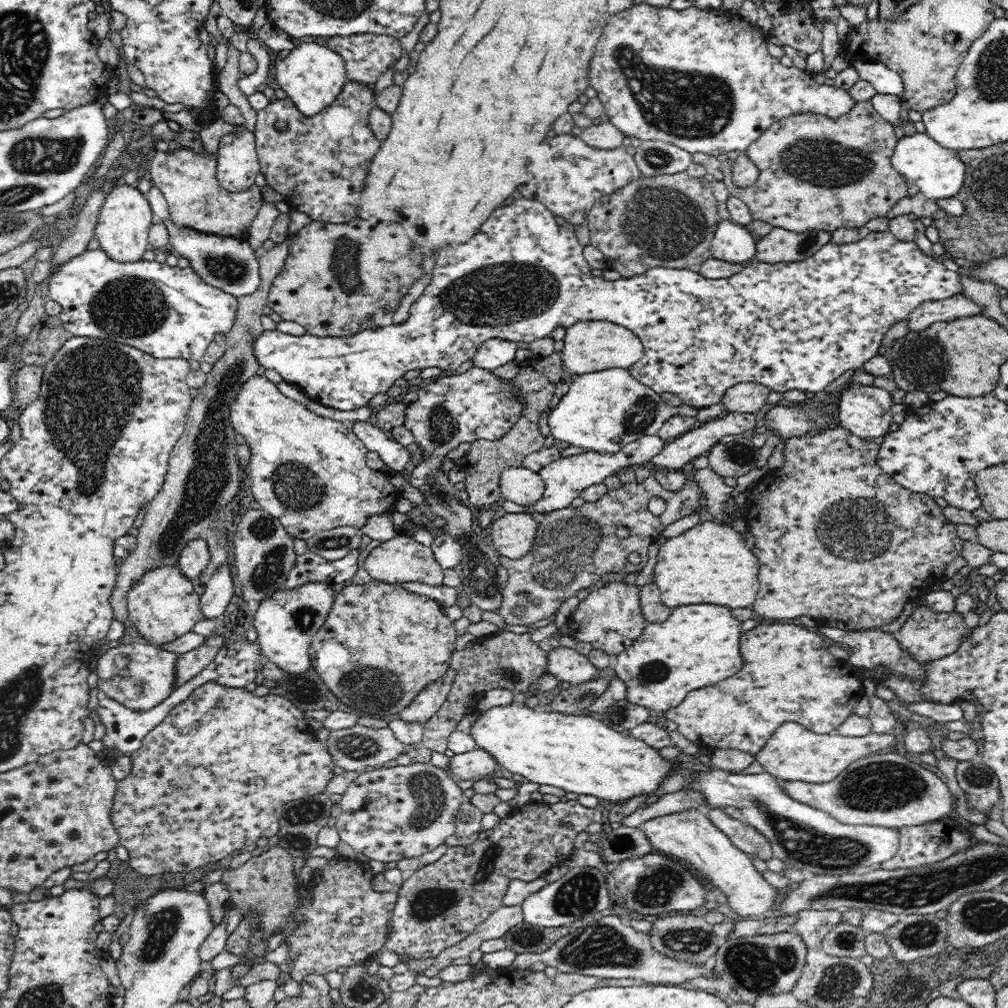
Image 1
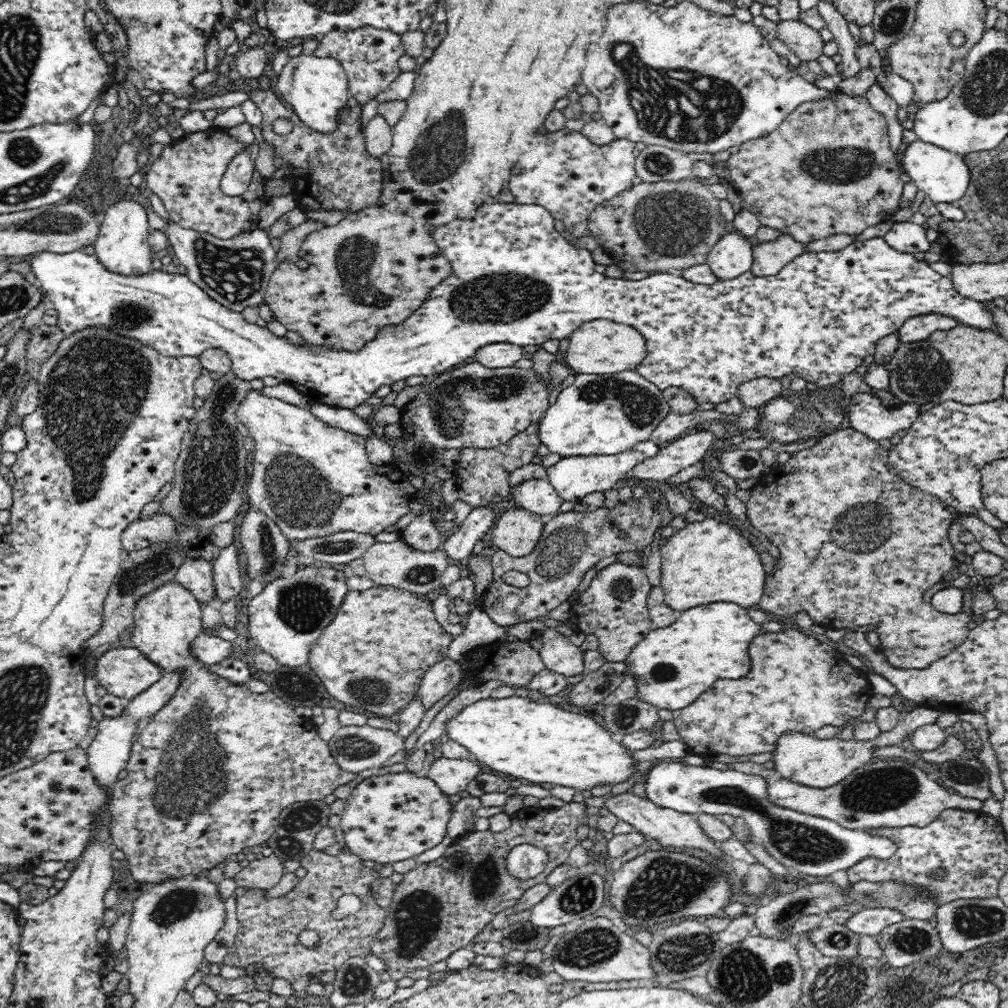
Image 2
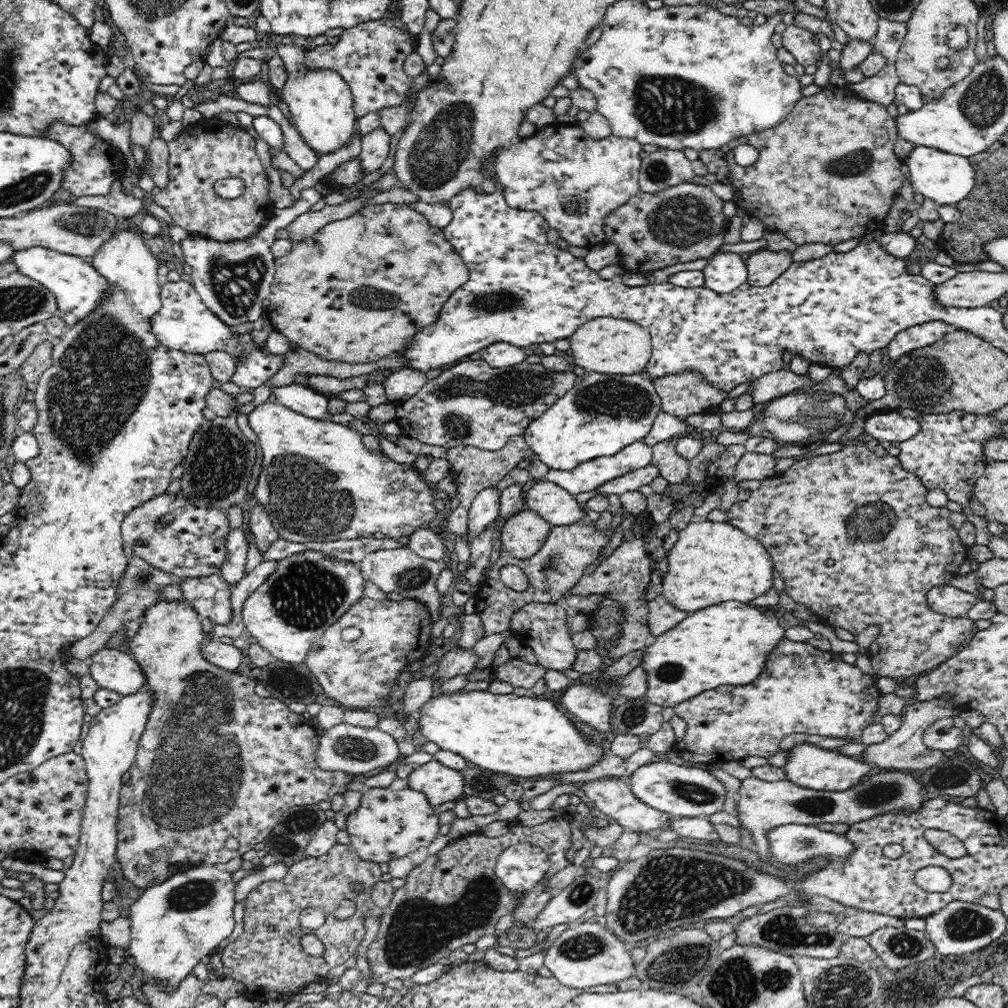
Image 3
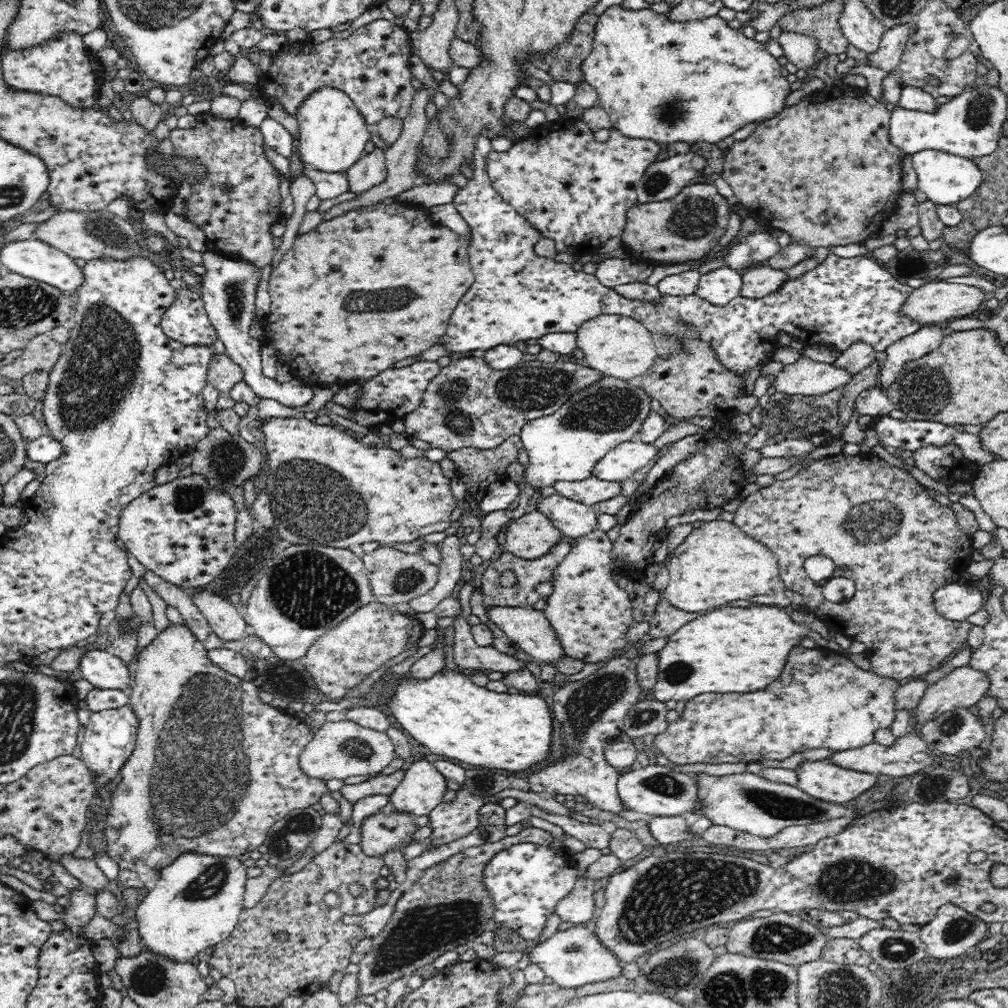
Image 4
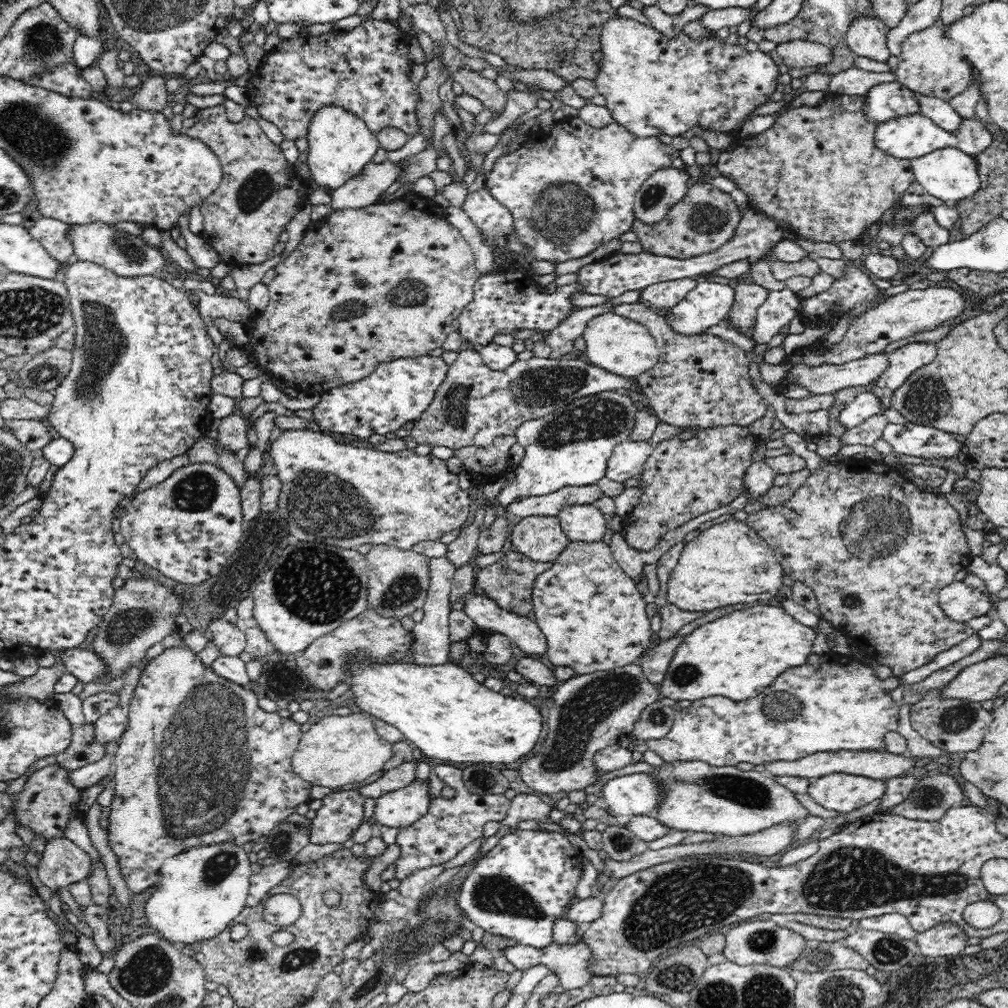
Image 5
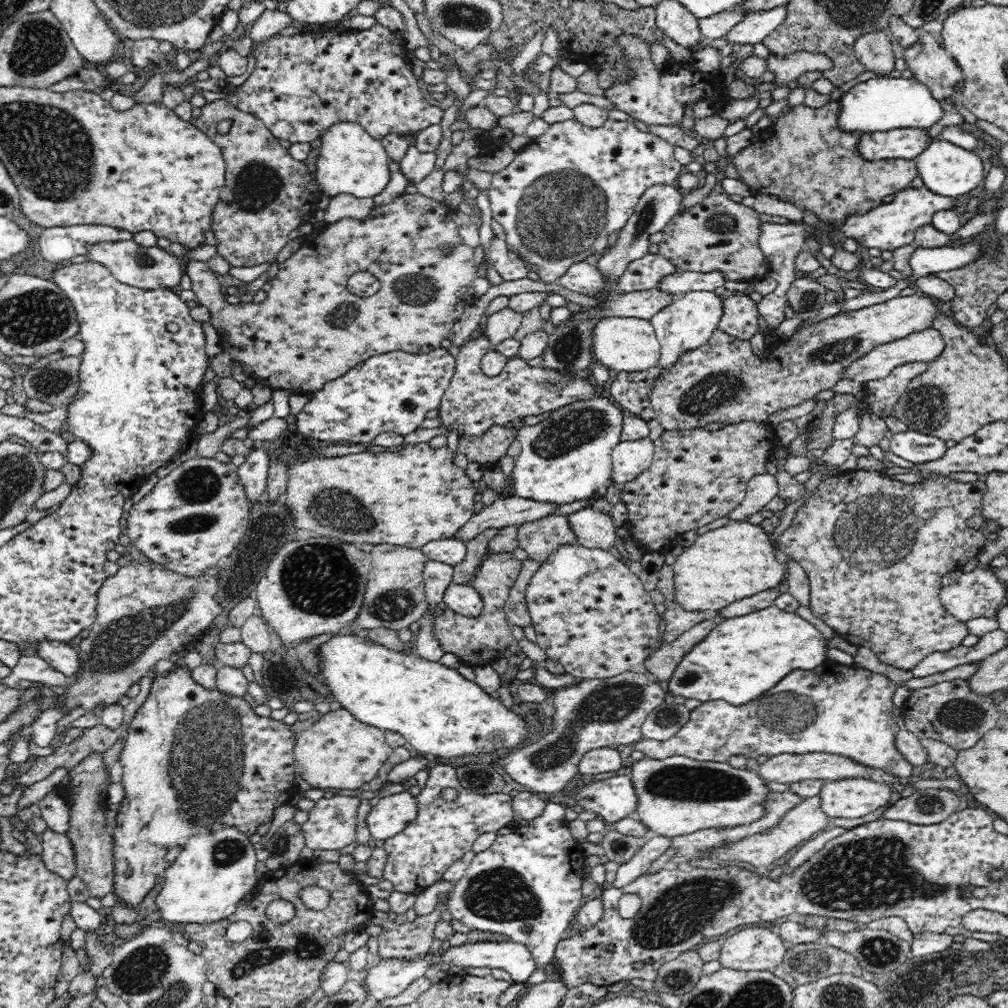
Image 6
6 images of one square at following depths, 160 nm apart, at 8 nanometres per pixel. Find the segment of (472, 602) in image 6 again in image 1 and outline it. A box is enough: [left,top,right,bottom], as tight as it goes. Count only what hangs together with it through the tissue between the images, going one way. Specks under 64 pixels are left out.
[546,645,599,685]

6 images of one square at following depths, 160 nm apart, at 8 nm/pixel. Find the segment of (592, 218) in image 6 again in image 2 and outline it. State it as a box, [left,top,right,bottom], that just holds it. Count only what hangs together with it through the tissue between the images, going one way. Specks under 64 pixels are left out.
[509,128,641,239]

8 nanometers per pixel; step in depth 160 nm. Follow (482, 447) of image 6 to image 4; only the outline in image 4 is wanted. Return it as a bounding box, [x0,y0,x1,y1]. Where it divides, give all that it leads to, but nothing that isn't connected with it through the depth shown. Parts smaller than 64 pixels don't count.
[447,435,522,506]

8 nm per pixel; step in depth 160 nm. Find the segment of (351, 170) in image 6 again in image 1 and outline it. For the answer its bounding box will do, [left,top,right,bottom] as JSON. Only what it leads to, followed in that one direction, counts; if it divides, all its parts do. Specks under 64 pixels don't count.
[273,42,350,116]

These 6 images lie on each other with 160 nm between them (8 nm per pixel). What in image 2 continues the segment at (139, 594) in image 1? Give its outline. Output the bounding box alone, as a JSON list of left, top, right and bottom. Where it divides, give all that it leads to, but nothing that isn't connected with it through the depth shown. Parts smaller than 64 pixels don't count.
[109,581,359,884]

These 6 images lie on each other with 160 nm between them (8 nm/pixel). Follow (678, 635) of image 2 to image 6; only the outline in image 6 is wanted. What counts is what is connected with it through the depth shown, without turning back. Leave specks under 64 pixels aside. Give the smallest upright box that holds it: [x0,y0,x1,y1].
[664,606,829,706]

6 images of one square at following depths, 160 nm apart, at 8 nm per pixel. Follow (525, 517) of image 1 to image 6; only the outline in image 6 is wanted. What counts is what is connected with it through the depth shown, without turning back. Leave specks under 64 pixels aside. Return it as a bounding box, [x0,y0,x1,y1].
[518,514,578,563]

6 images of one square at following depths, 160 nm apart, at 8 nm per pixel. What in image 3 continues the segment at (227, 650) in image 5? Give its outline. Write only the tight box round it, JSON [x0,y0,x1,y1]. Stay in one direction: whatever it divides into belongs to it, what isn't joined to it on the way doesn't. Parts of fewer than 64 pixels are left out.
[176,575,234,625]

